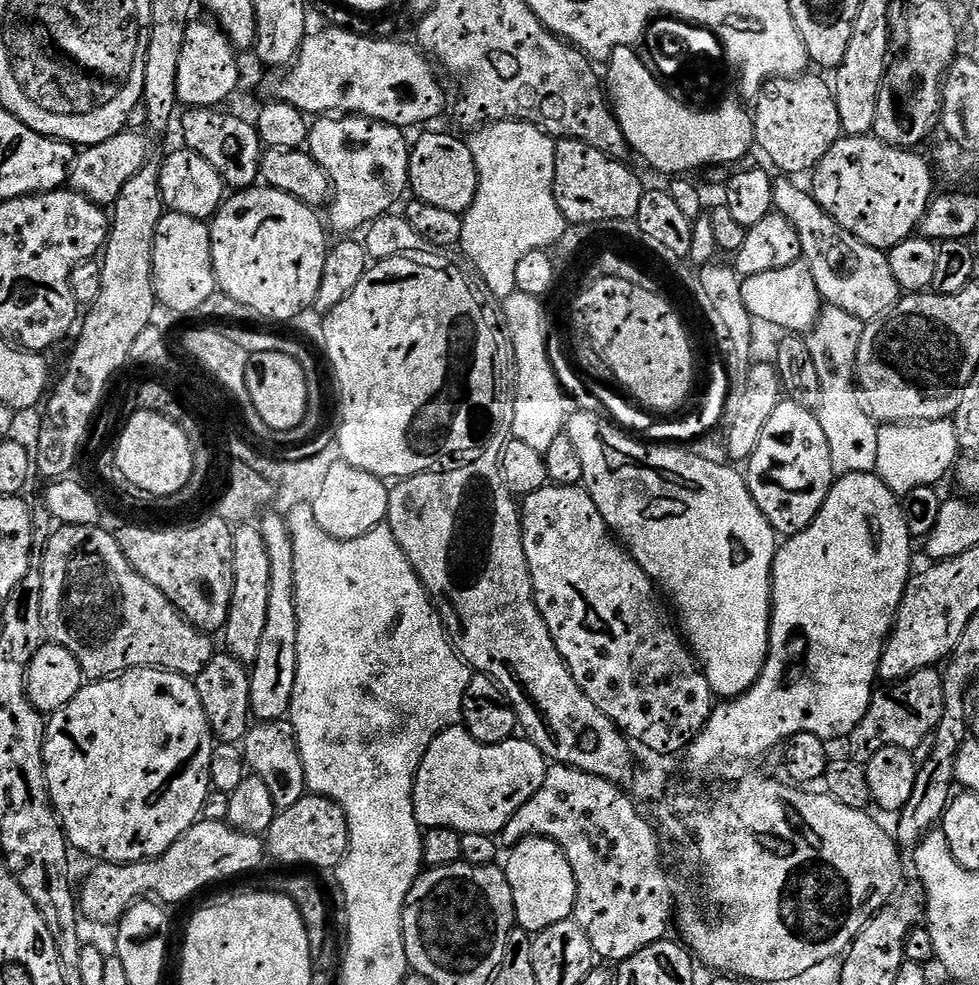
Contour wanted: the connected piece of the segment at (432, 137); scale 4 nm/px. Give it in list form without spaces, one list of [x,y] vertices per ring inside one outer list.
[[[428,132],[414,140],[408,153],[408,188],[415,199],[430,206],[438,206],[438,210],[450,210],[461,214],[468,211],[479,188],[479,174],[467,143],[456,136],[447,136],[444,132]]]

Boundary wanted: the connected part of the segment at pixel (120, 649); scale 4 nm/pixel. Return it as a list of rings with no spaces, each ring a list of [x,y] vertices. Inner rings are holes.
[[[65,524],[57,527],[57,529],[56,533],[53,531],[47,537],[49,540],[48,545],[44,548],[44,561],[39,561],[38,564],[42,574],[42,626],[44,627],[45,637],[51,643],[58,646],[66,646],[66,650],[70,650],[70,654],[74,654],[78,666],[84,671],[85,677],[89,681],[106,680],[109,676],[118,676],[120,673],[130,672],[134,668],[162,668],[166,672],[176,672],[180,676],[196,677],[206,666],[206,662],[210,662],[213,658],[213,637],[209,633],[199,632],[194,625],[188,623],[182,613],[172,605],[170,598],[166,598],[166,594],[162,594],[162,590],[158,590],[158,586],[146,582],[146,578],[142,578],[142,574],[138,574],[132,569],[130,562],[122,554],[120,544],[116,541],[115,535],[111,531],[108,533],[104,526],[74,526],[73,524]]]

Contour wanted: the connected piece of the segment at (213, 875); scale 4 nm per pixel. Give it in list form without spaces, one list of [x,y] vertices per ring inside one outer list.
[[[204,818],[153,860],[139,860],[136,864],[97,863],[84,885],[78,888],[78,907],[85,921],[115,926],[131,904],[141,898],[155,898],[173,906],[179,900],[190,899],[215,880],[228,880],[254,871],[263,860],[266,860],[266,844],[261,837],[240,832],[223,819]]]

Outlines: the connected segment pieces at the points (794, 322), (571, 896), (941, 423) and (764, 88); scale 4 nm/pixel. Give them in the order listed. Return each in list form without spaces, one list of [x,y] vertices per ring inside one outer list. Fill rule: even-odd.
[[[799,260],[781,270],[766,271],[745,277],[741,281],[742,302],[751,319],[758,319],[772,326],[782,328],[781,331],[802,334],[809,331],[820,314],[822,301],[817,284],[810,274],[809,266]]]
[[[528,836],[511,845],[509,852],[512,853],[503,869],[514,894],[516,924],[535,934],[546,930],[546,926],[554,926],[554,922],[573,919],[576,911],[574,870],[562,849],[544,836]]]
[[[951,419],[947,420],[929,420],[929,421],[921,421],[918,422],[909,422],[907,424],[885,424],[879,425],[877,427],[877,434],[878,434],[878,449],[877,449],[877,461],[875,463],[875,475],[879,476],[880,479],[883,481],[885,485],[893,493],[895,493],[897,496],[904,495],[908,493],[910,490],[914,490],[918,487],[931,487],[938,484],[938,481],[940,481],[948,472],[953,469],[953,466],[955,465],[956,458],[954,458],[956,452],[958,453],[958,445],[956,443],[956,429],[955,429],[955,423]]]
[[[810,75],[777,76],[765,81],[754,97],[756,109],[750,112],[755,147],[768,155],[767,163],[773,169],[781,168],[784,174],[815,169],[842,135],[833,85]]]

